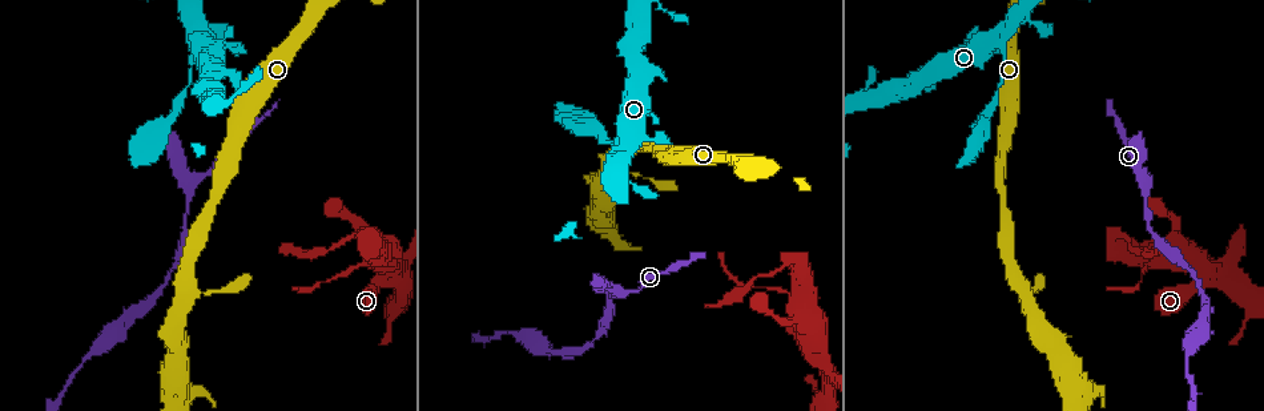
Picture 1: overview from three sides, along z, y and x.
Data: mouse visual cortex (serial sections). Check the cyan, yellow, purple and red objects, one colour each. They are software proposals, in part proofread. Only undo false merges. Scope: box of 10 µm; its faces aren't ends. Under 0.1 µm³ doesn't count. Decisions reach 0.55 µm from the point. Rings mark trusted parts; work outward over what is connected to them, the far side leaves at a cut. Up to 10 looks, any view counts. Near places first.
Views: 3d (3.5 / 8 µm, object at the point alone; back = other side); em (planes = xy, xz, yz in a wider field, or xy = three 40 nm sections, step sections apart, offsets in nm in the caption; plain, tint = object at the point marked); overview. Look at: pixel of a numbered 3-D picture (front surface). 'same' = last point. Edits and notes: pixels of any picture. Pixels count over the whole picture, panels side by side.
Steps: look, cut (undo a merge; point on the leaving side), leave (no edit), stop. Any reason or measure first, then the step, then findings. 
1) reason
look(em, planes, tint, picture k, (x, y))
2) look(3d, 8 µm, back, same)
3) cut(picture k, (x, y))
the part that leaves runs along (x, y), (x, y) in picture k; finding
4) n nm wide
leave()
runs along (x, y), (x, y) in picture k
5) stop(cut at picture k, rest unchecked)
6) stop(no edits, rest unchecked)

sharp bend
look(3d, 3.5 µm, back, picture 1, (620, 145))

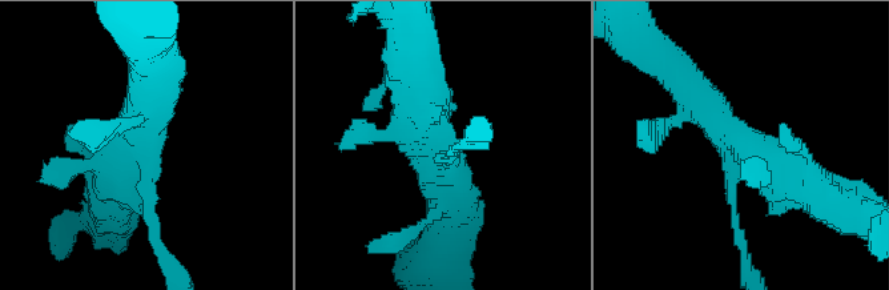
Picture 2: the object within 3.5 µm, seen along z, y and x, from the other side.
look(em, xy, step 3, tint, picture 2, (738, 159))

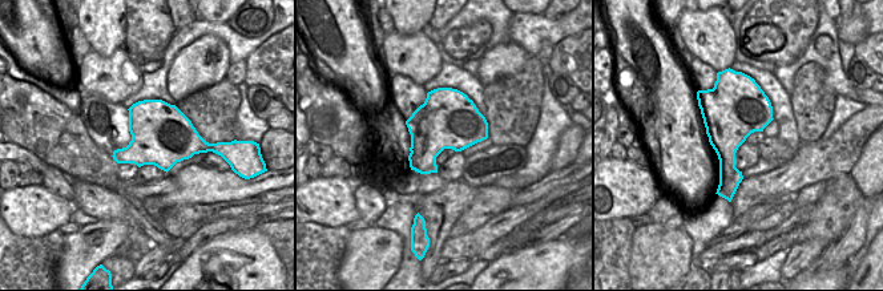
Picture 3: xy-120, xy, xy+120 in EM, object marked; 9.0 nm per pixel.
look(em, xy, step 1, tint, same)

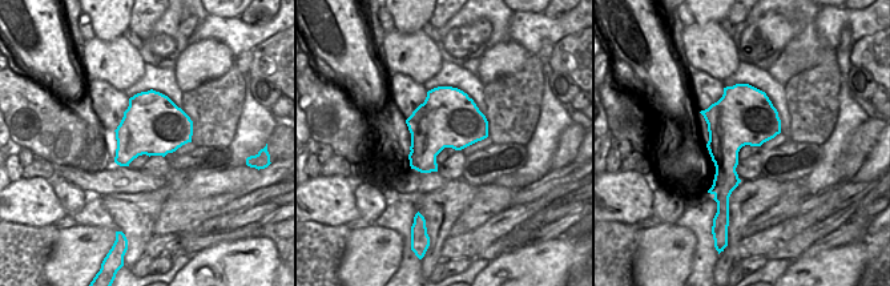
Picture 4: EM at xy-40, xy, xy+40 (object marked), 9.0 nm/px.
leave()
runs along (417, 83), (454, 148) in picture 2; continuous, no second cell

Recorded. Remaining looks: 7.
thick turns thin
look(3d, 3.5 µm, picture 1, (172, 383))

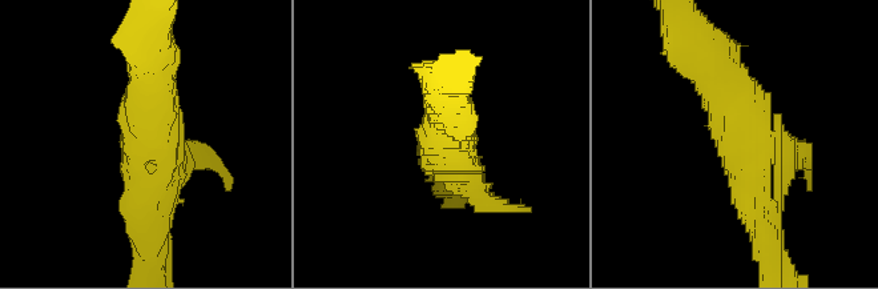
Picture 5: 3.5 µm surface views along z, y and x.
look(em, xy, step 3, tint, picture 5, (741, 136))

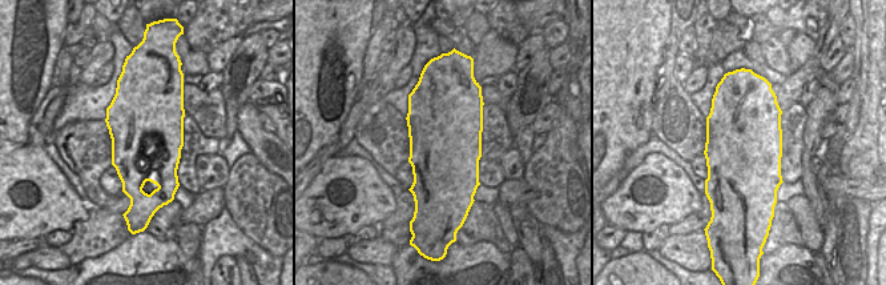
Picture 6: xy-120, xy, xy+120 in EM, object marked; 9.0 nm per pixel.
look(em, planes, tint, same)

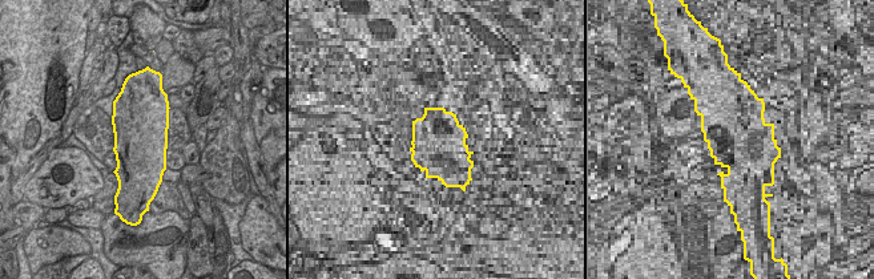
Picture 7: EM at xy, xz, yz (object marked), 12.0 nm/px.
leave()
one cell here

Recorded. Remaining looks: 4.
abrupt turn
look(3d, 3.5 µm, picture 1, (615, 290))

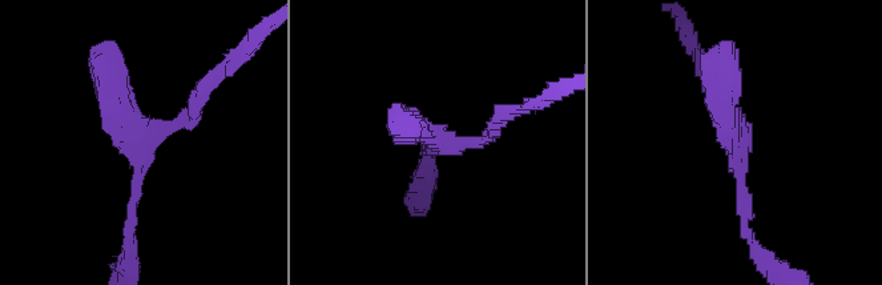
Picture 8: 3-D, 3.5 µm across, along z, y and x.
now the EM
look(em, xy, step 1, tint, picture 8, (438, 140))

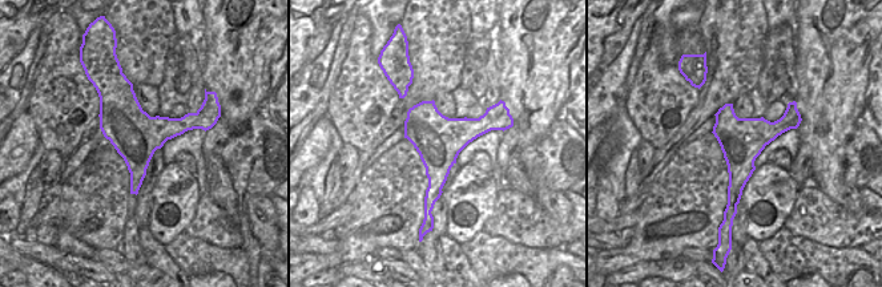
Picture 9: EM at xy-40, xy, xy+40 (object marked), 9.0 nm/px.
leave()
runs along (502, 116), (464, 143), (399, 127) in picture 8; one cell here

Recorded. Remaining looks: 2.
thin neck
look(3d, 3.5 µm, picture 1, (598, 339))

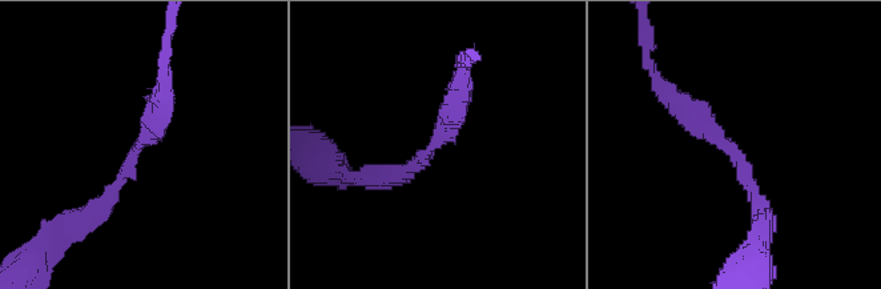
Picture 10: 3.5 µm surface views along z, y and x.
arms of 200, 300 nm
look(em, xy, step 1, tint, picture 10, (432, 151))

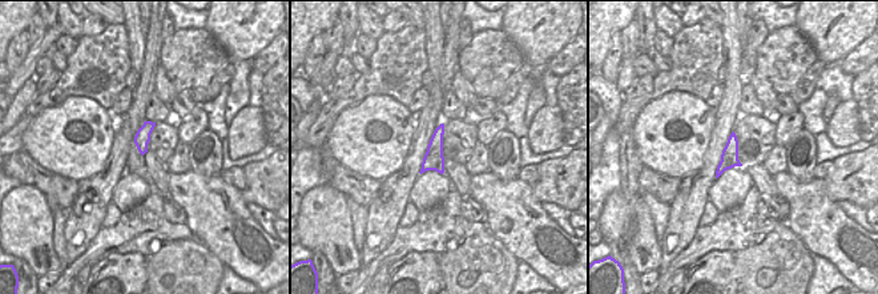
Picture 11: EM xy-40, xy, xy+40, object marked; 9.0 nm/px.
leave()
runs along (672, 97), (741, 163), (761, 220) in picture 10; one cell here

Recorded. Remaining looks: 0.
stop(no edits, rest unchecked)

